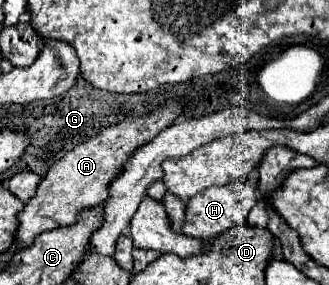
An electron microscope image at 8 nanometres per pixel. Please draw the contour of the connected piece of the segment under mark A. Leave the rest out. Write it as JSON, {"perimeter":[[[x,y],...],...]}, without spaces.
{"perimeter":[[[172,99],[162,109],[158,109],[154,115],[132,117],[132,119],[128,117],[120,125],[102,129],[94,139],[76,145],[70,153],[66,153],[64,159],[56,161],[54,167],[50,167],[50,171],[46,173],[44,181],[40,181],[36,195],[28,201],[24,211],[18,215],[18,221],[20,221],[18,237],[16,237],[18,249],[32,245],[34,237],[40,235],[42,231],[50,231],[56,227],[66,227],[66,225],[76,223],[78,211],[104,203],[108,199],[110,181],[122,173],[122,167],[130,159],[130,155],[138,147],[142,147],[142,143],[148,143],[154,135],[166,129],[180,115],[180,109],[182,105],[176,99]]]}

